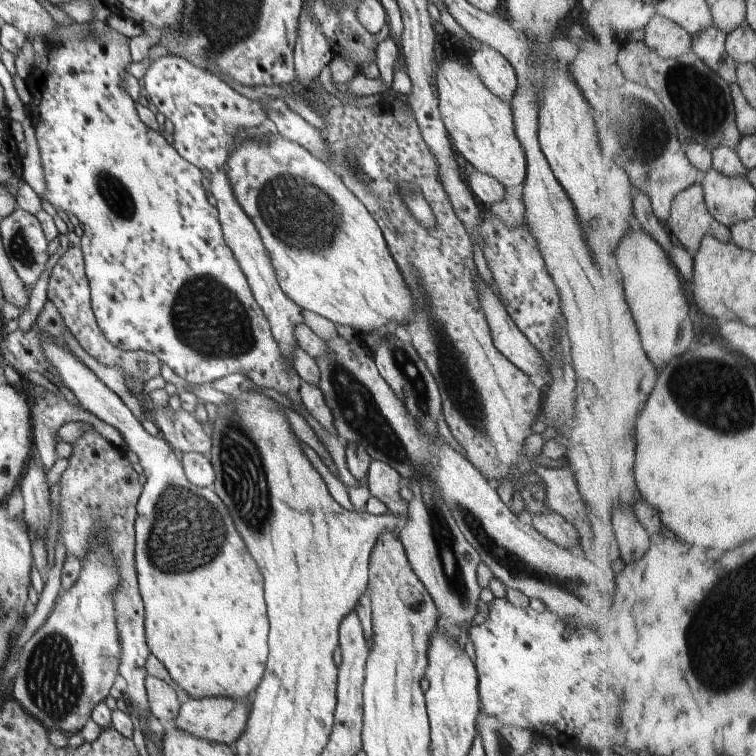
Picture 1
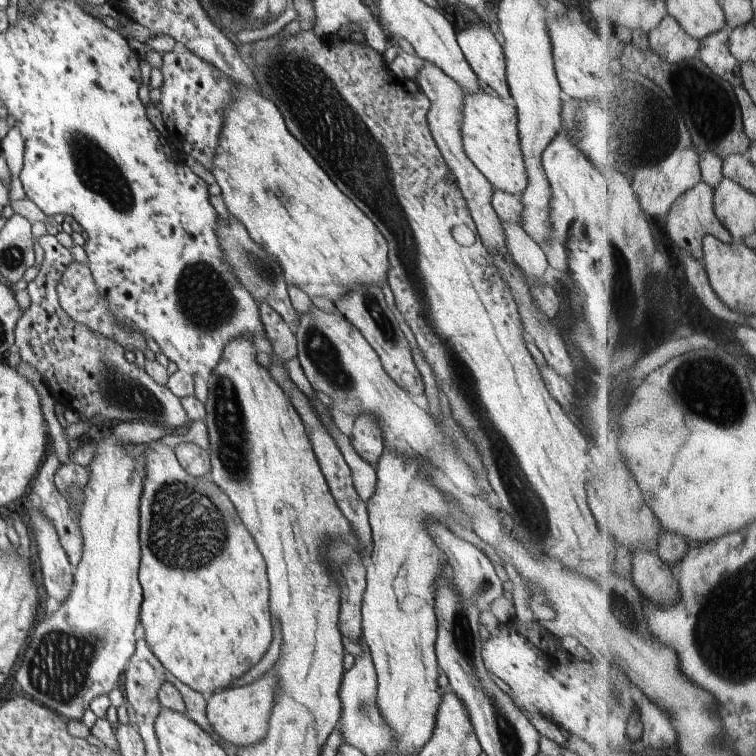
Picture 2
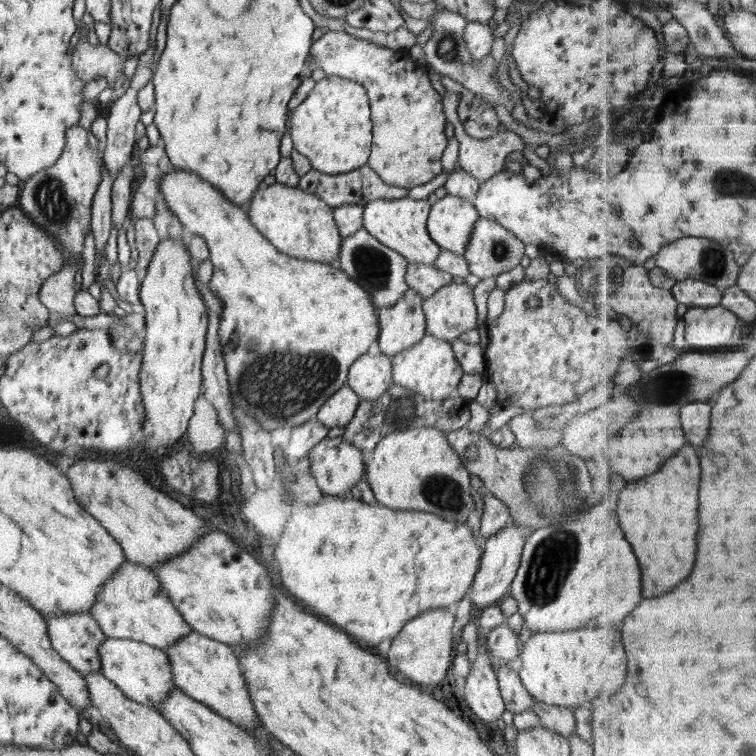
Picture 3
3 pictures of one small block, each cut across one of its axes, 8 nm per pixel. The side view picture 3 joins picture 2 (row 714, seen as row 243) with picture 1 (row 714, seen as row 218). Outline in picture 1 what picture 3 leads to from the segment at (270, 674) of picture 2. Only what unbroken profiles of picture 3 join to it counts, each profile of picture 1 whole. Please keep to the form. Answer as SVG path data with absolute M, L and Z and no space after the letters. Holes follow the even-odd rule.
M190 697L188 702L180 704L178 708L178 716L174 720L176 728L210 743L230 745L232 742L238 741L238 738L244 732L244 728L246 728L246 722L248 722L251 710L250 701L251 699L240 702L240 700L234 700L234 698L203 697L194 699Z

